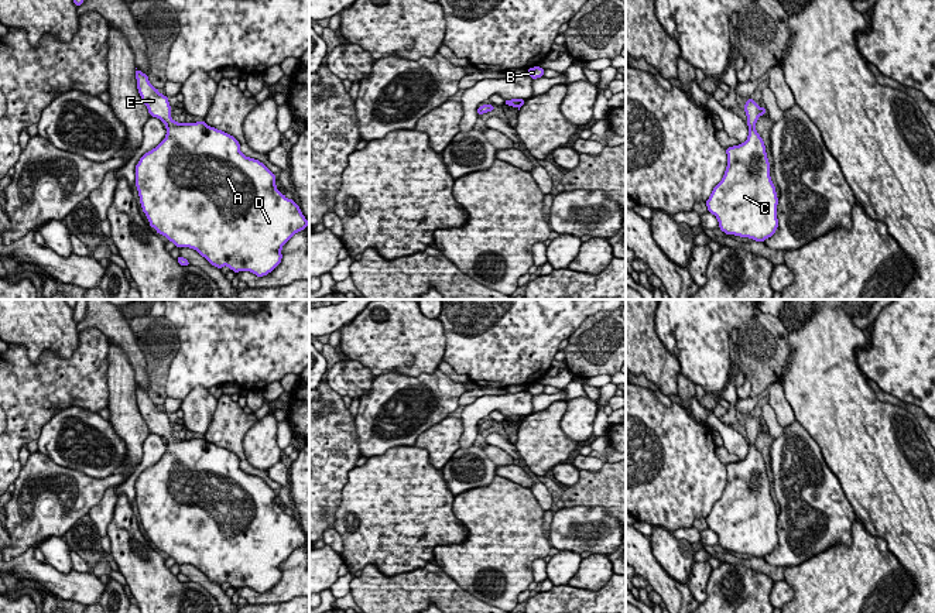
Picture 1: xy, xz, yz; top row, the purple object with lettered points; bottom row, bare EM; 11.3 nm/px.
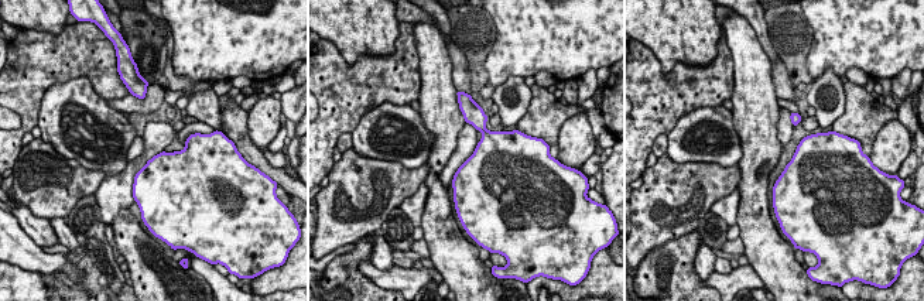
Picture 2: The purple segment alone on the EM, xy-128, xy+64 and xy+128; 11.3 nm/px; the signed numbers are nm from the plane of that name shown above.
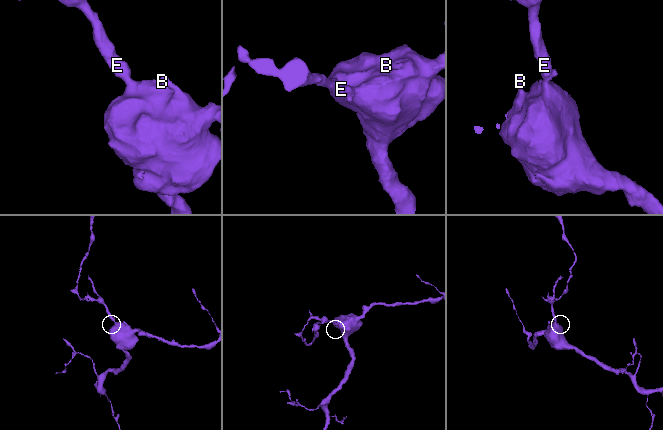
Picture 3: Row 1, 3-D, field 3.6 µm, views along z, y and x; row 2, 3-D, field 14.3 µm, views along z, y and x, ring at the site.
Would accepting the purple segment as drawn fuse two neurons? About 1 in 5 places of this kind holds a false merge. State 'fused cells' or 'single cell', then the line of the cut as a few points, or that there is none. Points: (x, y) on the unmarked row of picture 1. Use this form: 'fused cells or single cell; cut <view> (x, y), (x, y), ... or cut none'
single cell; cut none

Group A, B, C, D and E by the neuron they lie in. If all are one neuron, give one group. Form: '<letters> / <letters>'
A B C D E

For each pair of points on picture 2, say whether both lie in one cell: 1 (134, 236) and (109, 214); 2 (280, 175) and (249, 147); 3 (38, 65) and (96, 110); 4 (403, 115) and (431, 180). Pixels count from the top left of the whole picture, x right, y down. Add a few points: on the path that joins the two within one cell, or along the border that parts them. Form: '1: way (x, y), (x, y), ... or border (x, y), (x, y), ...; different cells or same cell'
1: border (127, 208), (123, 208), (109, 223); different cells
2: way (271, 173), (255, 156); same cell
3: border (92, 82), (57, 81), (40, 109); different cells
4: border (428, 130), (433, 134), (433, 147), (425, 163); different cells

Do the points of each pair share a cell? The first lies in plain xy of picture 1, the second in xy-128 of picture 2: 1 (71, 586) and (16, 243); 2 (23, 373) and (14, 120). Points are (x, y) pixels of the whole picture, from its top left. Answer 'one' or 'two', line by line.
1: one
2: two

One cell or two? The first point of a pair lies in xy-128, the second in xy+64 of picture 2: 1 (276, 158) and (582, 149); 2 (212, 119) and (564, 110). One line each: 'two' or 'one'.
1: two
2: two

